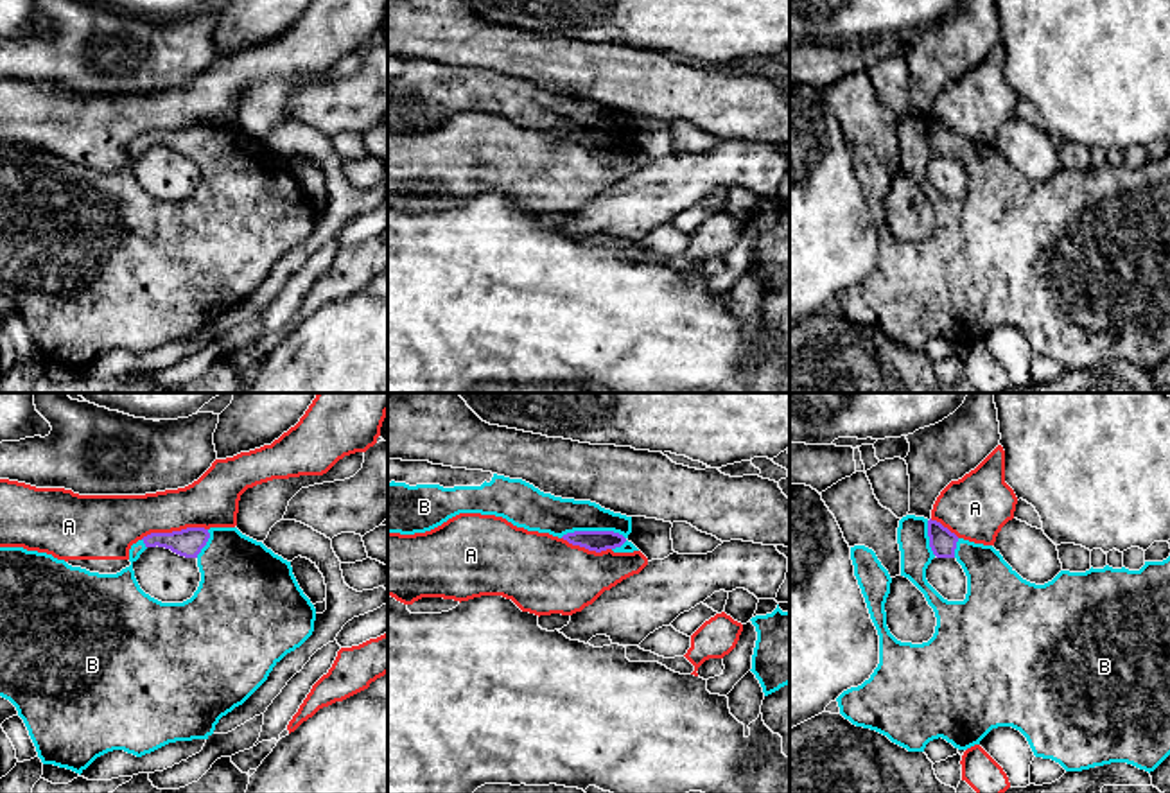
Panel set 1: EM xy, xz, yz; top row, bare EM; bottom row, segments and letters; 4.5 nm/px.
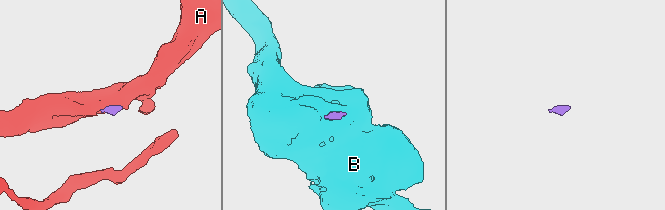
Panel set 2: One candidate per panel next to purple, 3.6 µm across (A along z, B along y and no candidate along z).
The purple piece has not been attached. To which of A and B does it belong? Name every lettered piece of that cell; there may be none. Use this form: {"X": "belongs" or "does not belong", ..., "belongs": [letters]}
{"A": "does not belong", "B": "belongs", "belongs": ["B"]}

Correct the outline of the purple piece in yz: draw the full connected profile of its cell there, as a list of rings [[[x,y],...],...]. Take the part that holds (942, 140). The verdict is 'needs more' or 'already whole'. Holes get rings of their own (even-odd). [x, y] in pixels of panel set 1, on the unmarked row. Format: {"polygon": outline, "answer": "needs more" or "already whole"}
{"polygon": [[[915,113],[903,115],[897,126],[897,142],[901,149],[901,174],[908,176],[933,206],[937,215],[935,231],[922,242],[901,240],[890,231],[886,224],[885,201],[890,192],[892,176],[872,147],[865,144],[851,145],[854,174],[879,233],[879,262],[869,278],[858,285],[843,289],[836,296],[840,312],[845,318],[856,325],[870,327],[886,334],[892,341],[906,346],[908,350],[924,350],[926,343],[939,336],[946,337],[958,348],[967,348],[980,343],[992,327],[1012,325],[1026,336],[1035,355],[1052,357],[1066,370],[1082,370],[1111,361],[1127,361],[1150,371],[1170,353],[1170,154],[1163,160],[1145,160],[1139,169],[1129,169],[1125,165],[1113,167],[1109,163],[1104,167],[1091,165],[1086,170],[1061,169],[1052,179],[1035,183],[1023,178],[992,144],[958,136],[940,120],[931,117],[928,118]],[[935,154],[955,156],[962,163],[967,174],[967,192],[964,199],[947,199],[928,181],[926,167]]], "answer": "needs more"}

